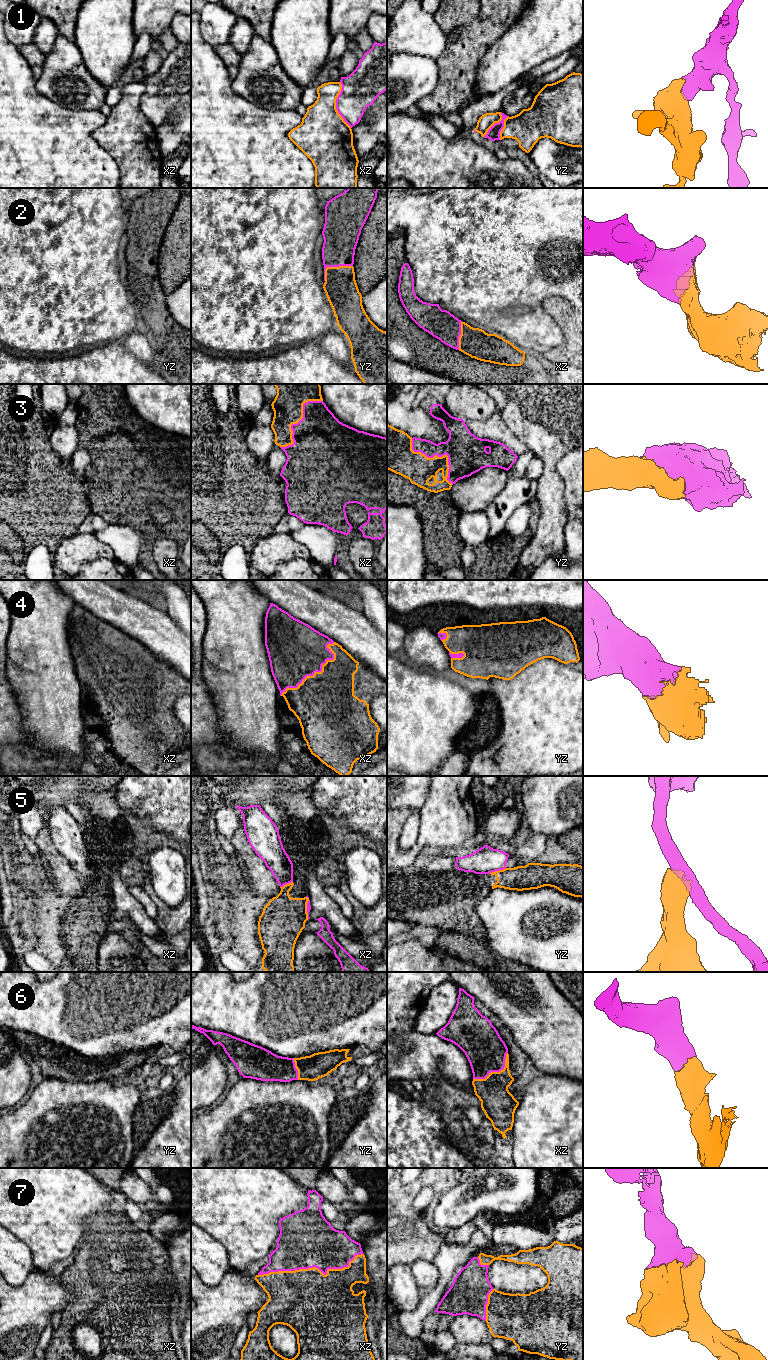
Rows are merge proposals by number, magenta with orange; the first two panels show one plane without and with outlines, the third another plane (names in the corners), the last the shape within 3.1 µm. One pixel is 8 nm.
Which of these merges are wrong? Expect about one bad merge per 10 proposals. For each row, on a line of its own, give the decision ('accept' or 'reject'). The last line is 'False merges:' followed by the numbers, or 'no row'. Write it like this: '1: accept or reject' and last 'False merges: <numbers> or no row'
1: reject
2: accept
3: accept
4: accept
5: reject
6: accept
7: accept
False merges: 1, 5

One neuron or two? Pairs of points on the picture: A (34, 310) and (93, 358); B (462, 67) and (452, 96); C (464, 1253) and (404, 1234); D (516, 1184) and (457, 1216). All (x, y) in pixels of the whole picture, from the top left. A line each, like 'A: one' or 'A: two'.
A: two
B: one
C: two
D: one

